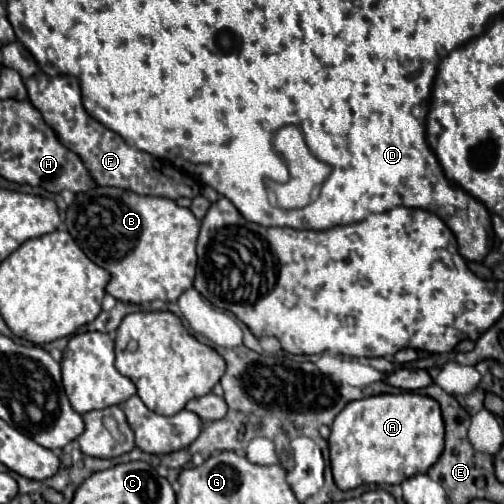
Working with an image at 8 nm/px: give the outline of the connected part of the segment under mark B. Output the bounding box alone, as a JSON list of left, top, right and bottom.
[66,187,200,303]

